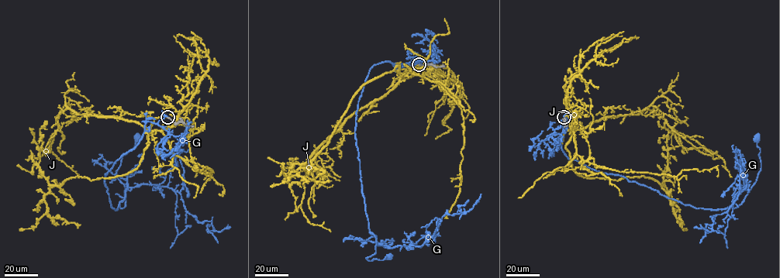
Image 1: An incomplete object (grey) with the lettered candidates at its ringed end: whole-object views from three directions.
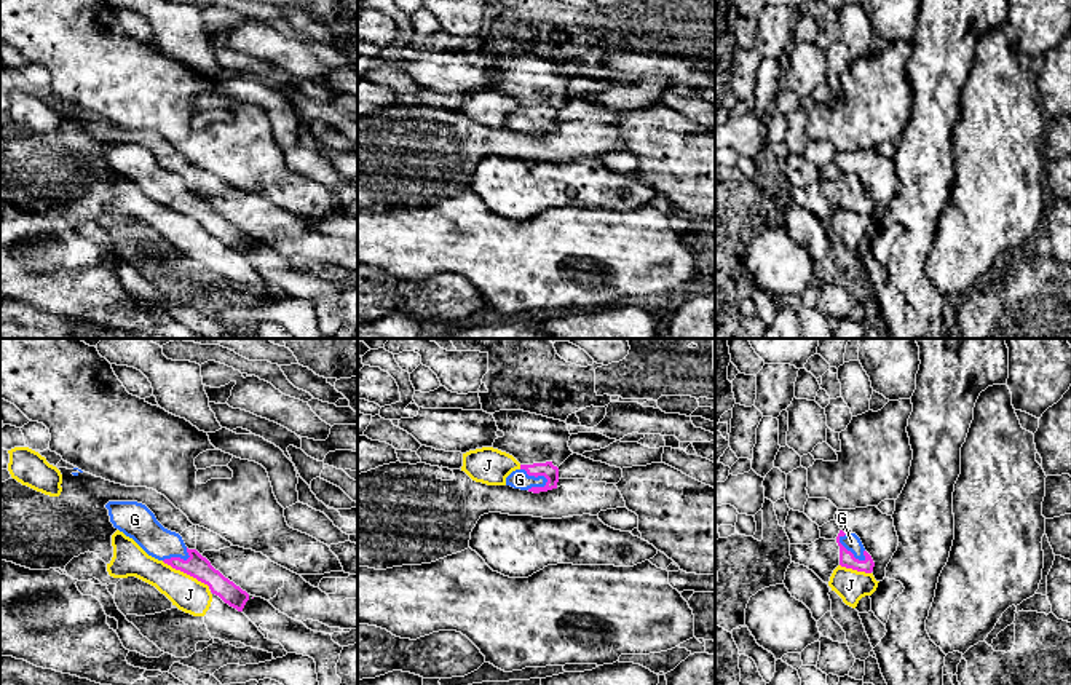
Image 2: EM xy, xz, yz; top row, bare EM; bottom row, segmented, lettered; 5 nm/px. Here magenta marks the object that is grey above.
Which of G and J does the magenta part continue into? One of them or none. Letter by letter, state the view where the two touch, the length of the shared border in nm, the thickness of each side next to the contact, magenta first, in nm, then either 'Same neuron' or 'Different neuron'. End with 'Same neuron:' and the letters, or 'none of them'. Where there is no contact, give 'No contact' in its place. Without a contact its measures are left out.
G: Touches magenta in xz. Shared border 160 nm. Thickness 80 nm (magenta) against 100 nm. Same neuron
J: Touches magenta in xy. Shared border 280 nm. Thickness 120 nm (magenta) against 170 nm. Different neuron
Same neuron: G

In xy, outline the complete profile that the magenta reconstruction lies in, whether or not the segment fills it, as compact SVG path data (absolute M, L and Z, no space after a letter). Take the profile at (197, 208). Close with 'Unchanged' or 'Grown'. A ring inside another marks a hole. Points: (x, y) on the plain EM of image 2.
M109 144L105 150L113 169L132 180L148 198L207 227L212 236L243 254L249 236L215 212L196 192L188 192L182 179L164 171L145 147Z. Grown

